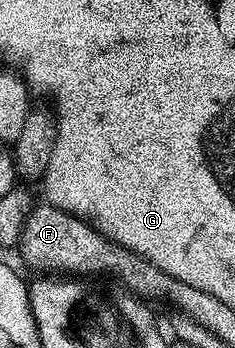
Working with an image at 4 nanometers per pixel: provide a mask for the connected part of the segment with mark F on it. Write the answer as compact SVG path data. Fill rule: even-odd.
M47 203L33 206L20 232L18 250L27 267L40 275L62 277L92 277L116 271L117 277L128 287L127 290L146 303L160 301L174 306L181 314L188 315L197 324L206 326L206 292L195 289L184 281L164 273L140 254L124 249L102 234L83 219L67 214Z

